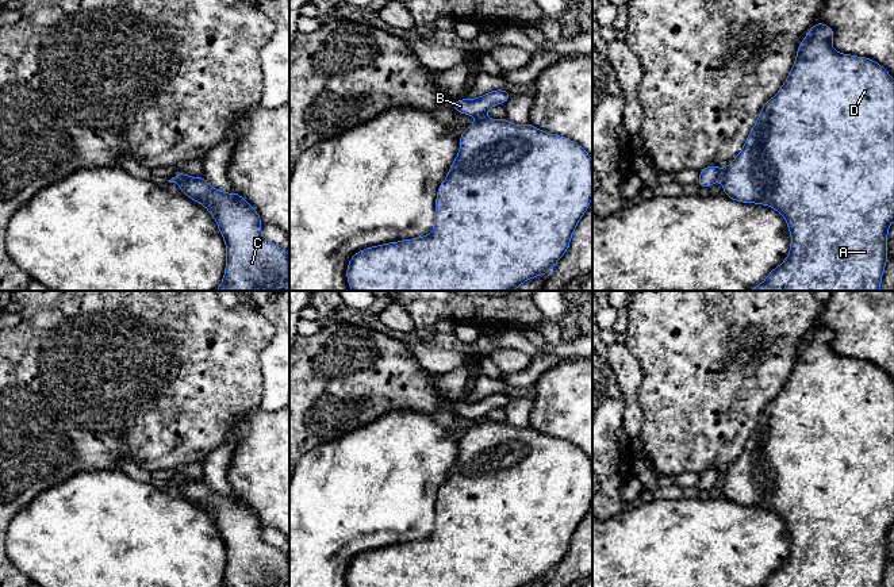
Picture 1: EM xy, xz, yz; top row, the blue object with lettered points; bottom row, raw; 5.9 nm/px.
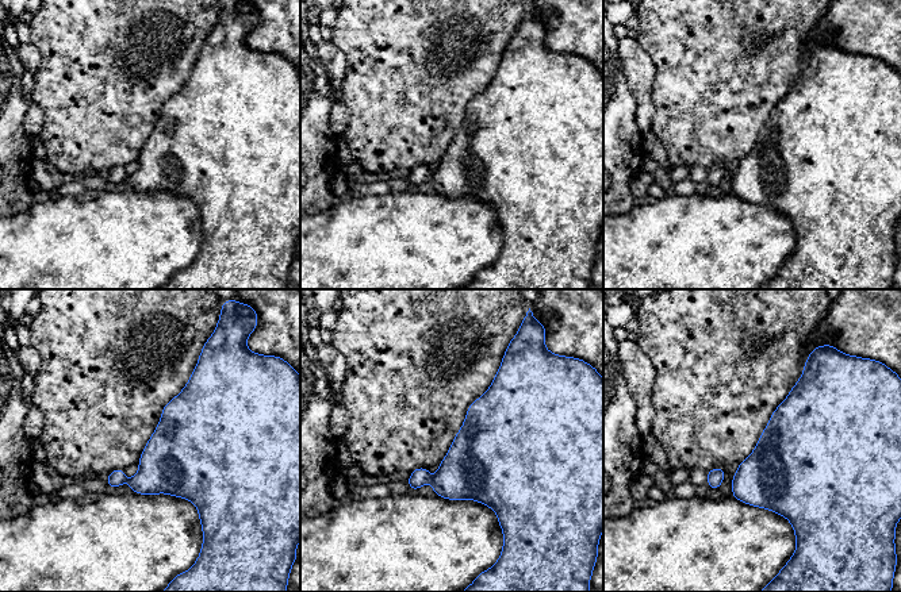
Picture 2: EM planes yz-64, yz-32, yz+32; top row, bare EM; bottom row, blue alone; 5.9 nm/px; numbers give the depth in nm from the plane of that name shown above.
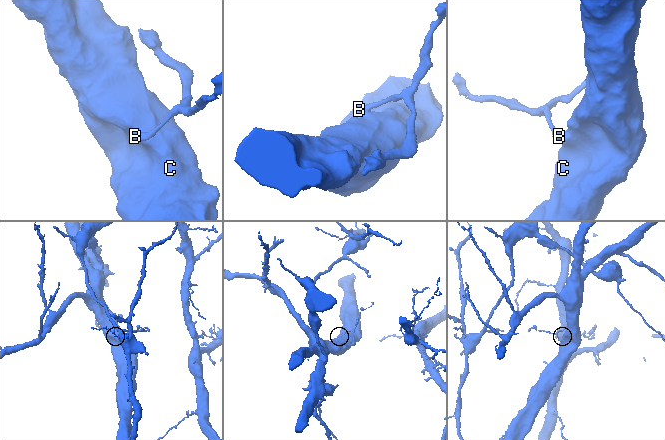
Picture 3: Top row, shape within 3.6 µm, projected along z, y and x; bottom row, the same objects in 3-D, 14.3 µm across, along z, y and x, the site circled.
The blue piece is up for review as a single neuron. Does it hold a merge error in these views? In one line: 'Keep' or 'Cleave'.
Cleave

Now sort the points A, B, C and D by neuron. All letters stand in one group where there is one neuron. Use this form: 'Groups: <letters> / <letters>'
Groups: A C D / B

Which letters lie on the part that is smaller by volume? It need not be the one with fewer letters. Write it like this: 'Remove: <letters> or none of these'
Remove: B

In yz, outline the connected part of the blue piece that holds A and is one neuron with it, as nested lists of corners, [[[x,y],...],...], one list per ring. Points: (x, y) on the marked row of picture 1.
[[[821,22],[809,30],[799,43],[795,62],[780,91],[761,107],[744,142],[744,149],[722,170],[721,184],[729,199],[770,206],[783,215],[791,234],[789,256],[768,273],[761,284],[749,291],[880,291],[885,265],[889,260],[889,226],[894,222],[894,80],[882,65],[871,58],[836,51],[832,46],[833,35],[833,28]]]

